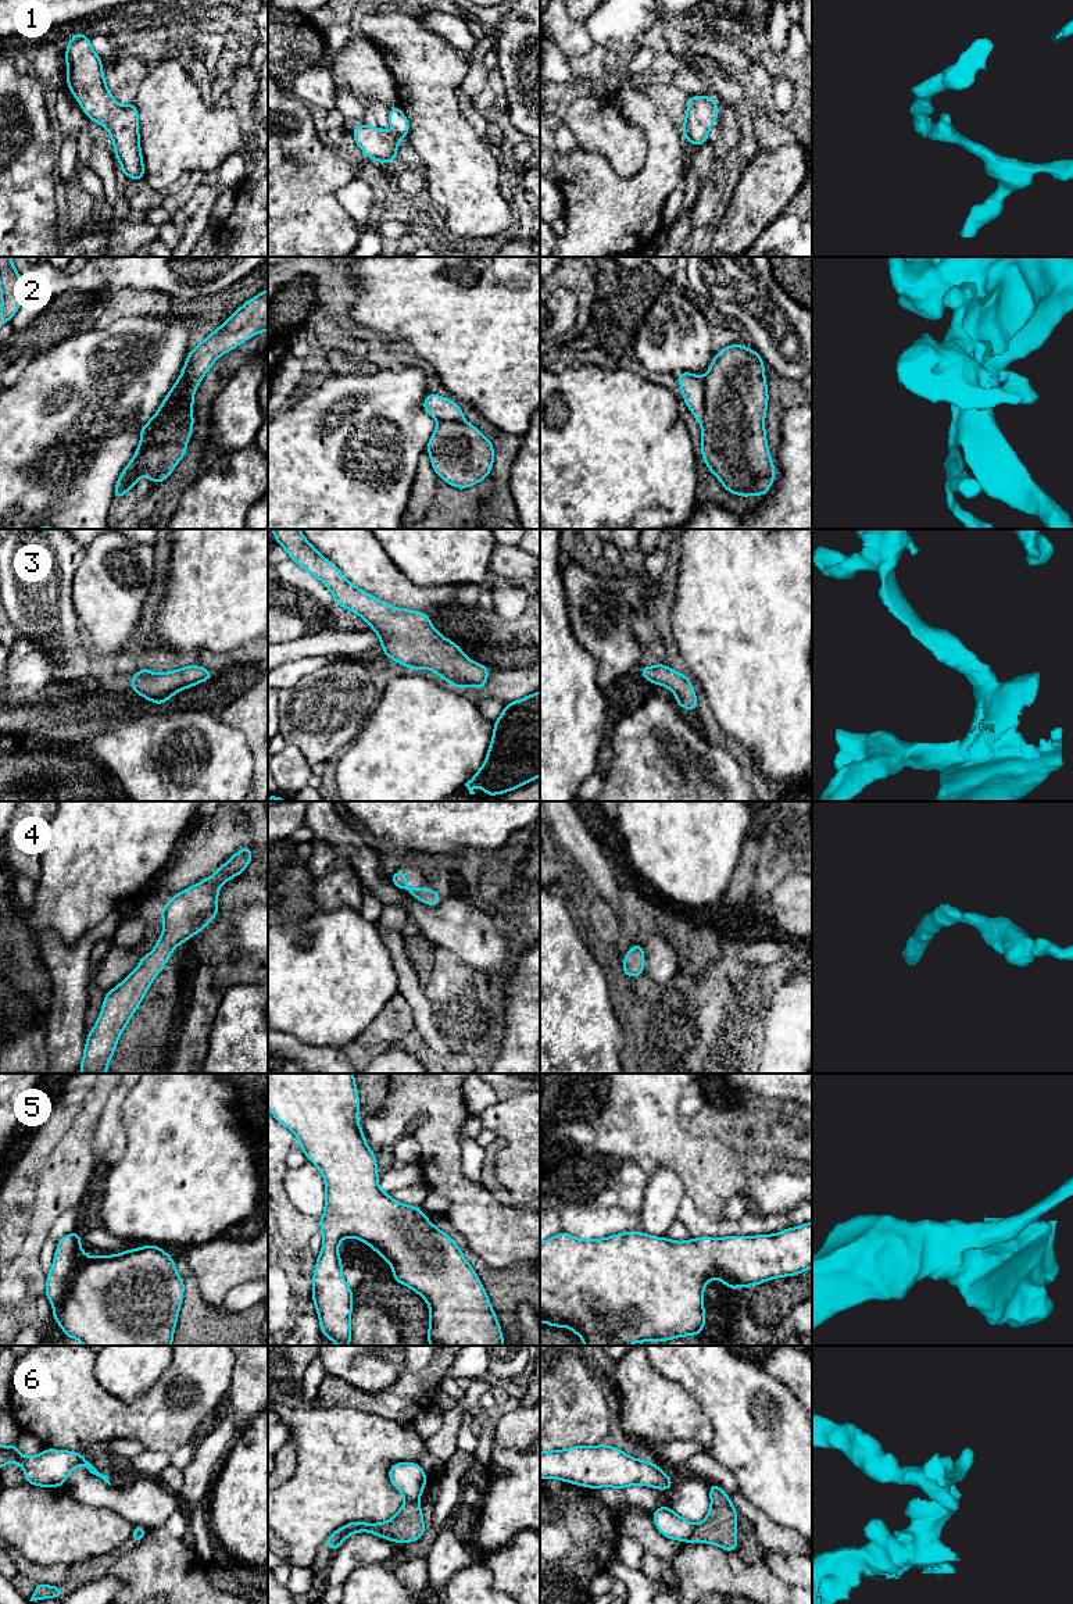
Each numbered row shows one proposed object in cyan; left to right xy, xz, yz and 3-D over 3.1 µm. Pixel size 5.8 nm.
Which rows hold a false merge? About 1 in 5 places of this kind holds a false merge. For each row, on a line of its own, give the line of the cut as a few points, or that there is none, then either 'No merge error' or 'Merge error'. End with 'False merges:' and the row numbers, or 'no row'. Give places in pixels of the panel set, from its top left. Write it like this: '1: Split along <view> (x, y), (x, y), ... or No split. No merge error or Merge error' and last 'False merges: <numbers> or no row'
1: No split. No merge error
2: Split along xy (168, 393), (174, 403), (158, 414), (151, 436), (128, 465). Merge error
3: No split. No merge error
4: No split. No merge error
5: No split. No merge error
6: Split along yz (694, 1525), (686, 1540). Merge error
False merges: 2, 6

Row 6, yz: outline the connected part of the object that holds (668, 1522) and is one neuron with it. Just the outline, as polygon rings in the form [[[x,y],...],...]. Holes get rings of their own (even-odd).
[[[666,1505],[652,1511],[652,1521],[662,1536],[680,1542],[687,1542],[694,1526]]]

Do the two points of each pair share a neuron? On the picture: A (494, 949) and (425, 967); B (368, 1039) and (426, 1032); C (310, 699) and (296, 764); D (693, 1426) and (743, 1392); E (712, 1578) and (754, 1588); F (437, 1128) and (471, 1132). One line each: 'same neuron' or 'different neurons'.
A: different neurons
B: different neurons
C: different neurons
D: different neurons
E: same neuron
F: different neurons

